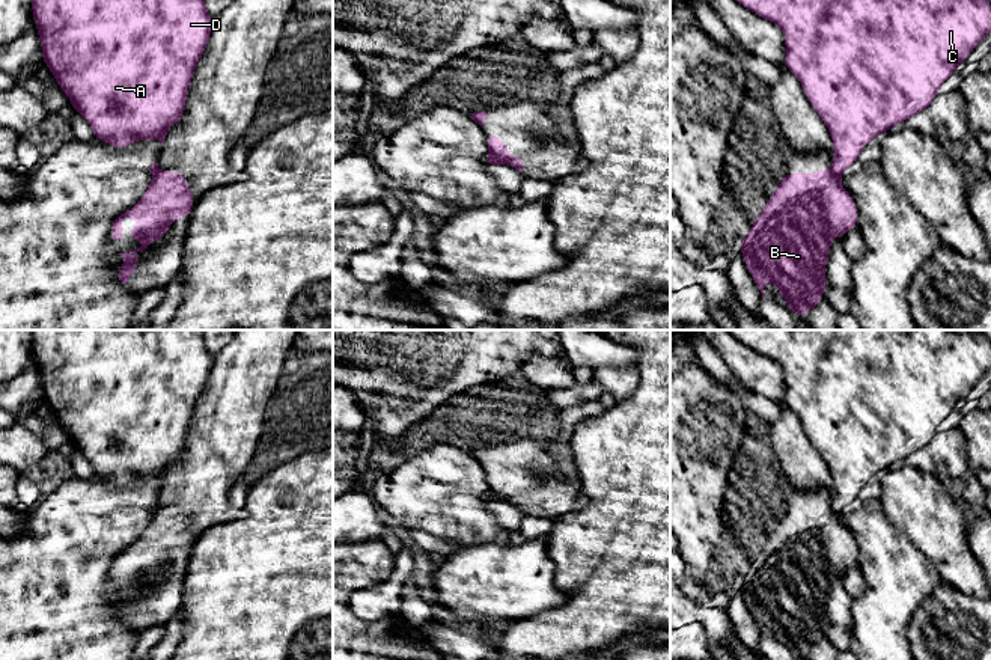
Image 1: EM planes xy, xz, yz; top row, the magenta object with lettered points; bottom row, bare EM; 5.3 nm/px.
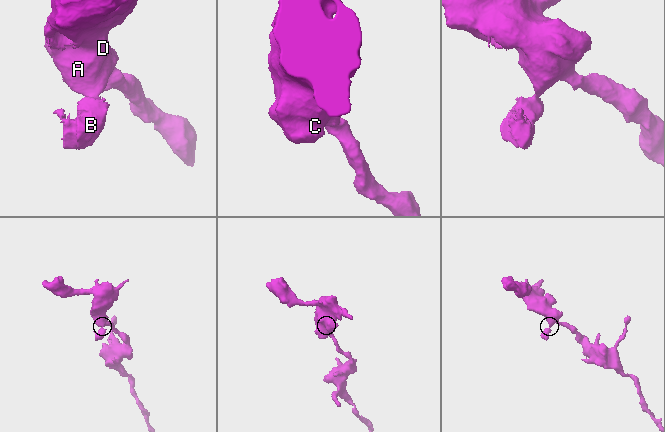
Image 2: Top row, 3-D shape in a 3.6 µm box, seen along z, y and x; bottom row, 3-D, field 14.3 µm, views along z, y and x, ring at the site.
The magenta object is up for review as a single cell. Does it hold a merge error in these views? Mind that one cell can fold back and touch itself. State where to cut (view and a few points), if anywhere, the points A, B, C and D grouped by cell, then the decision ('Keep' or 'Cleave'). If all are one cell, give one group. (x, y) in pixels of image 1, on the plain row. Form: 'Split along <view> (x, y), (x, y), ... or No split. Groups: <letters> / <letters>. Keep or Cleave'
Split along xz (490, 490), (505, 501). Groups: A C D / B. Cleave

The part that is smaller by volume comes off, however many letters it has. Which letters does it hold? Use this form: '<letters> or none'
B

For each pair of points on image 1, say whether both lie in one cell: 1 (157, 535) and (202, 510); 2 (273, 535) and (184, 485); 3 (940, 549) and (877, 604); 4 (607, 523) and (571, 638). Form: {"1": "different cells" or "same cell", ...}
{"1": "same cell", "2": "different cells", "3": "different cells", "4": "same cell"}

